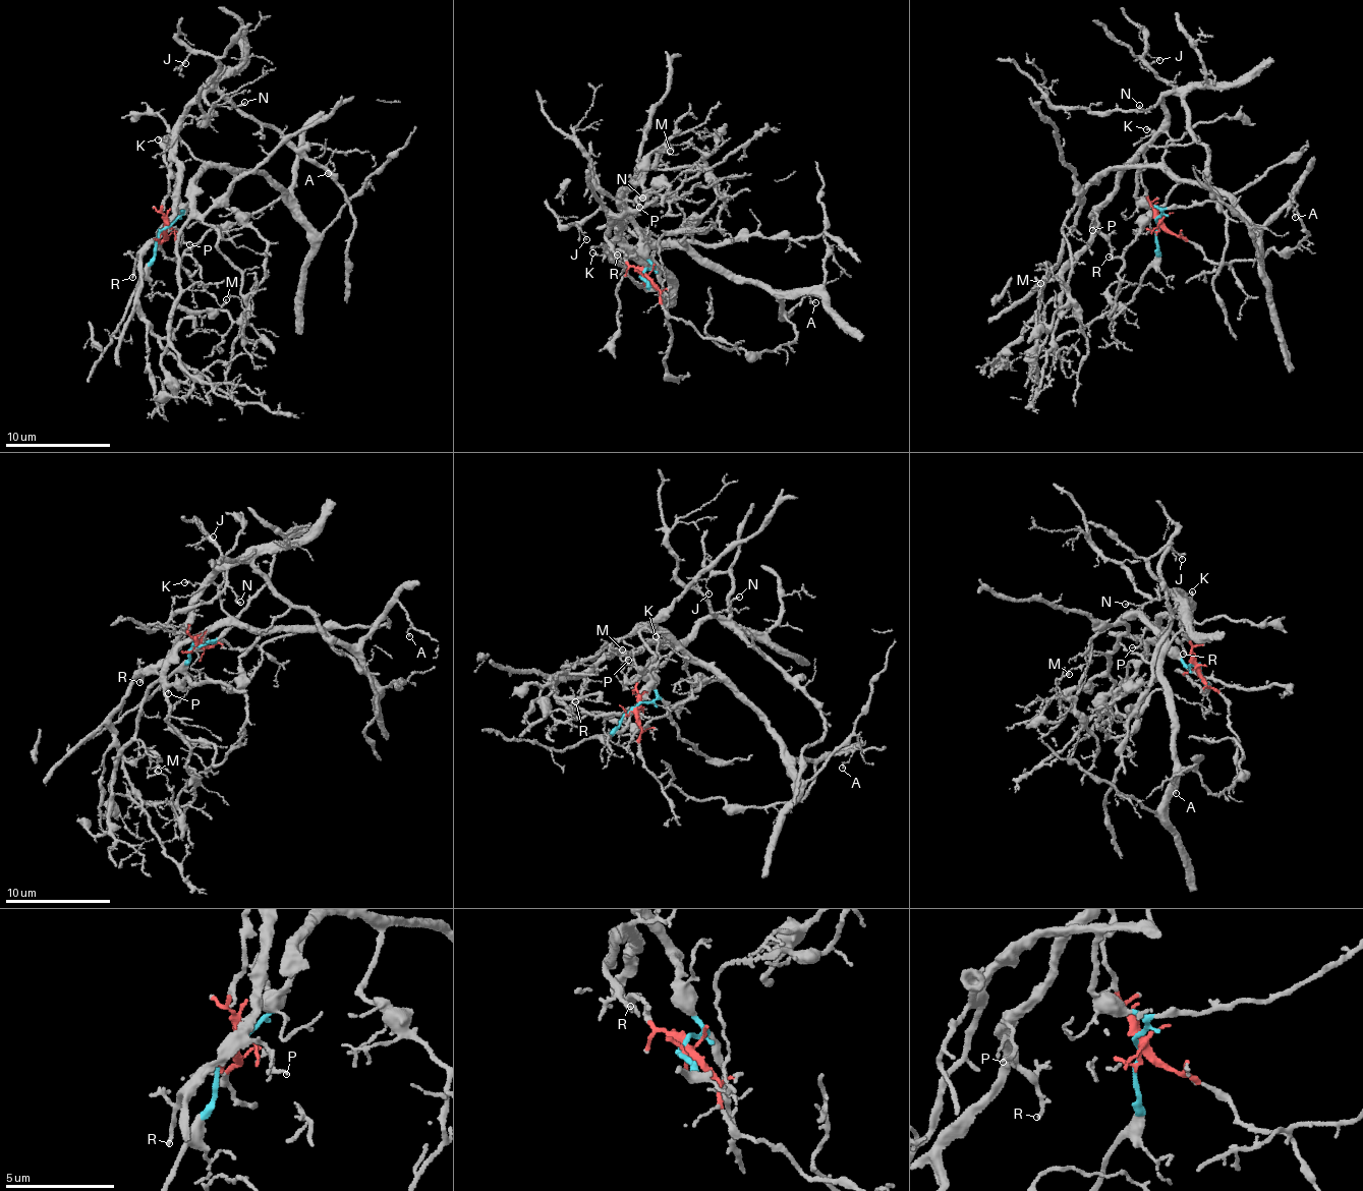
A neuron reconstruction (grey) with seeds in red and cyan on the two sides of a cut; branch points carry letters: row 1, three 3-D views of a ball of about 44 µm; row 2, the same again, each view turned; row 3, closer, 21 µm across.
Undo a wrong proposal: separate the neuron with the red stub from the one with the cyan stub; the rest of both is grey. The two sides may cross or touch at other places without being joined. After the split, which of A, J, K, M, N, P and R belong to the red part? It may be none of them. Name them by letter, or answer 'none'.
J, K, N, P, R

